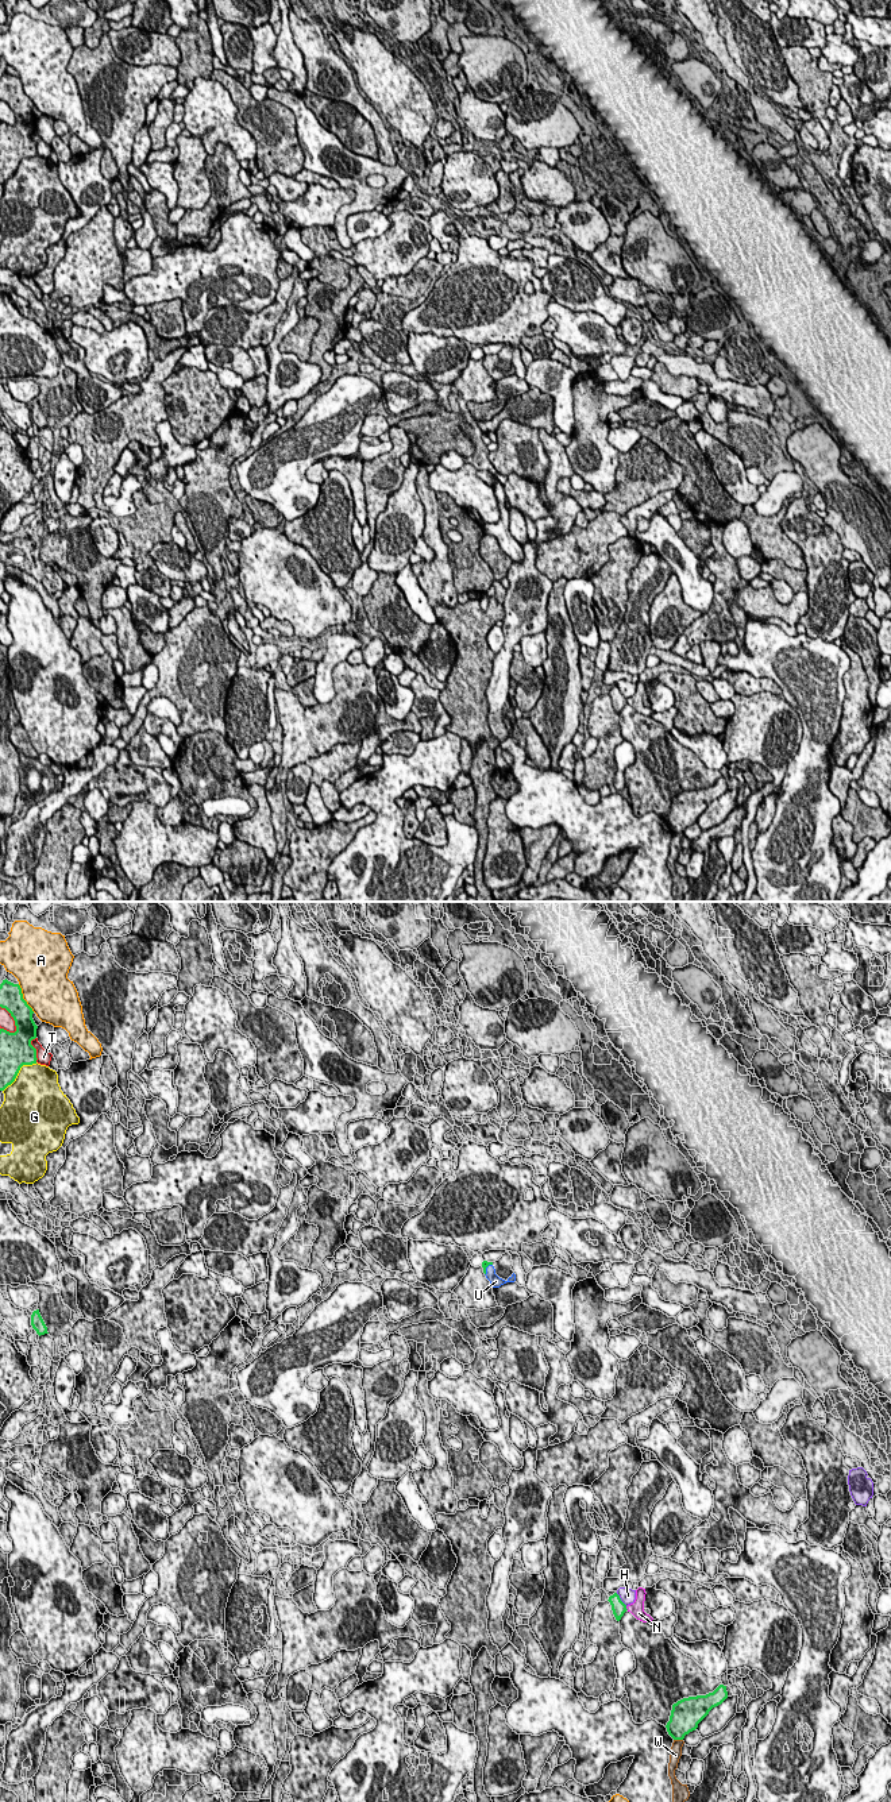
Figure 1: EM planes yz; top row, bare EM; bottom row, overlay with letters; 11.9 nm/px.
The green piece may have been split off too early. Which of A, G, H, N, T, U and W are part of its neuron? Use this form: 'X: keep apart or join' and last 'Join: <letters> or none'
A: keep apart
G: keep apart
H: keep apart
N: keep apart
T: keep apart
U: join
W: keep apart
Join: U

